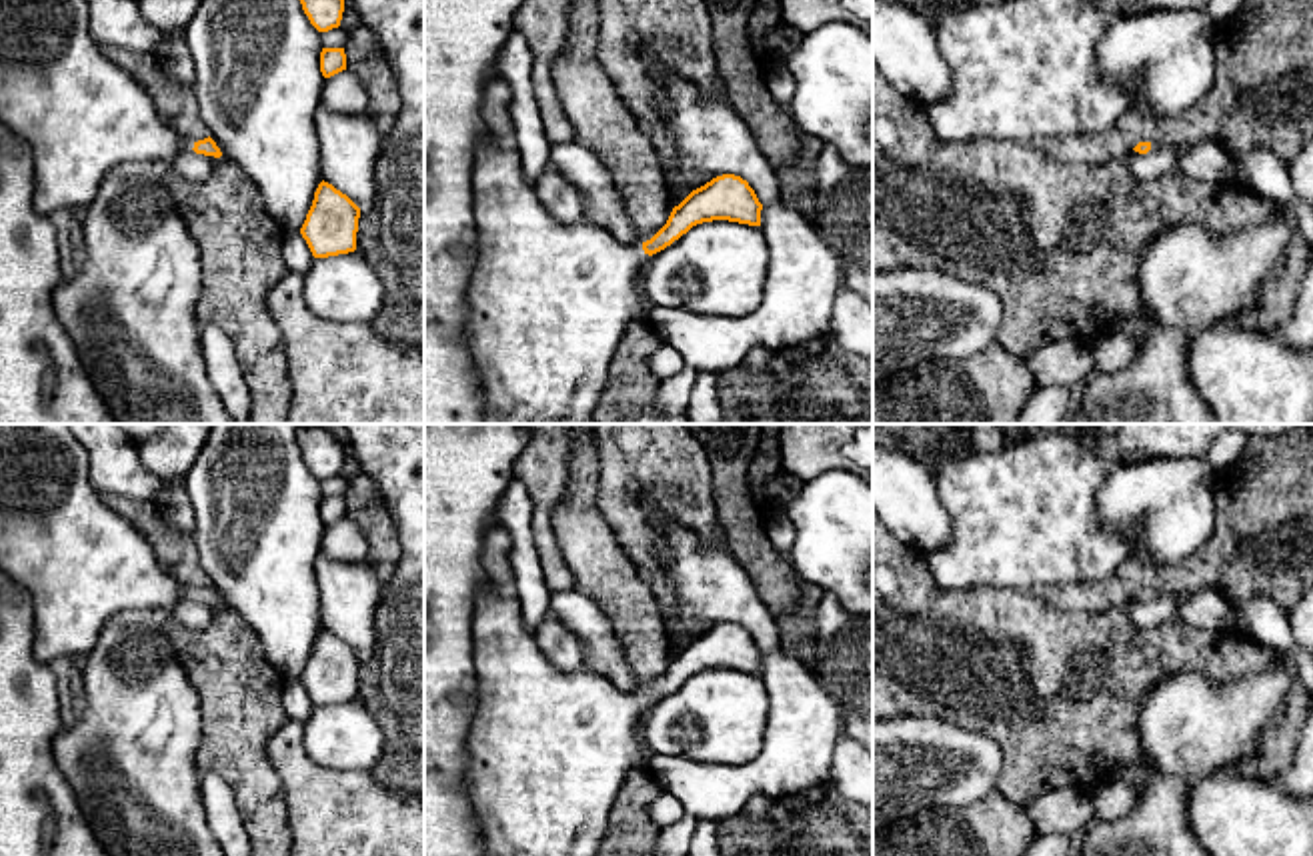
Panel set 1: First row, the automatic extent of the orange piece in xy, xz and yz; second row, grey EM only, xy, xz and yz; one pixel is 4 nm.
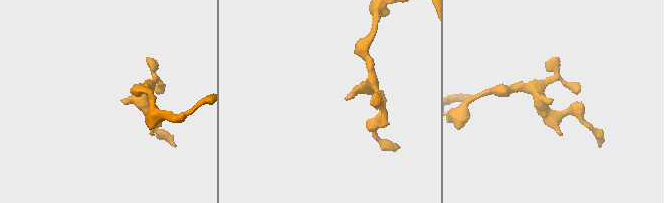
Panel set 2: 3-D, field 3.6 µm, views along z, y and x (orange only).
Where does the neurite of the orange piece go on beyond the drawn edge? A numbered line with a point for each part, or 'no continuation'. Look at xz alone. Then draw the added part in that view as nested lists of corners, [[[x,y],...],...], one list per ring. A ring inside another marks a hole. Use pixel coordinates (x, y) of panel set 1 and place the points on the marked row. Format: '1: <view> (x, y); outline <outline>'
1: xz (547, 302); outline [[[488,132],[474,152],[472,212],[476,246],[466,284],[464,340],[480,380],[484,424],[594,424],[616,344],[628,324],[648,318],[652,308],[638,294],[638,270],[646,260],[642,246],[618,242],[588,218],[576,224],[558,222],[526,182],[516,148]]]

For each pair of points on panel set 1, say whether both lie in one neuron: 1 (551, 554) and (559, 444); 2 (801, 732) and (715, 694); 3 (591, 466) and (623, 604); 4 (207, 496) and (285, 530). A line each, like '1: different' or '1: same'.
1: same
2: different
3: same
4: same

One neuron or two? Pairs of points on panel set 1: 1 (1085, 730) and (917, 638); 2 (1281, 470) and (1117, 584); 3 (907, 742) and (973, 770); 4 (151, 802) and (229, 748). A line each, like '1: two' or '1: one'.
1: one
2: one
3: one
4: two

